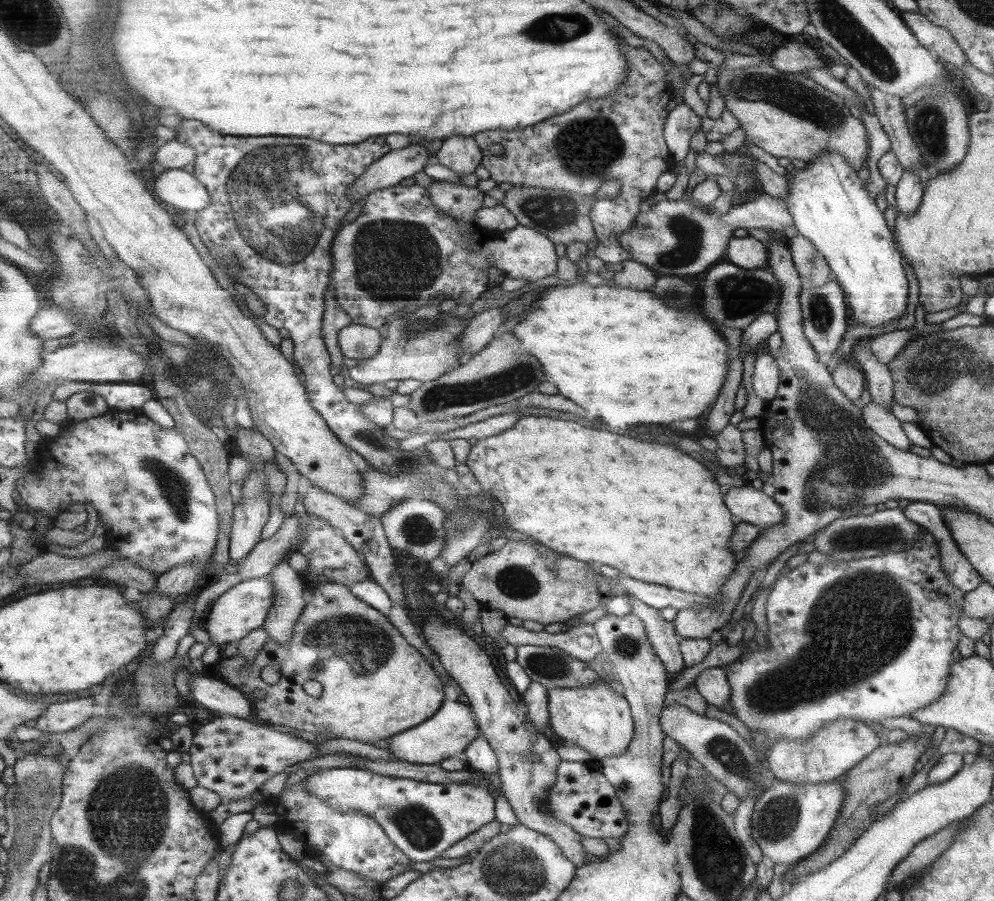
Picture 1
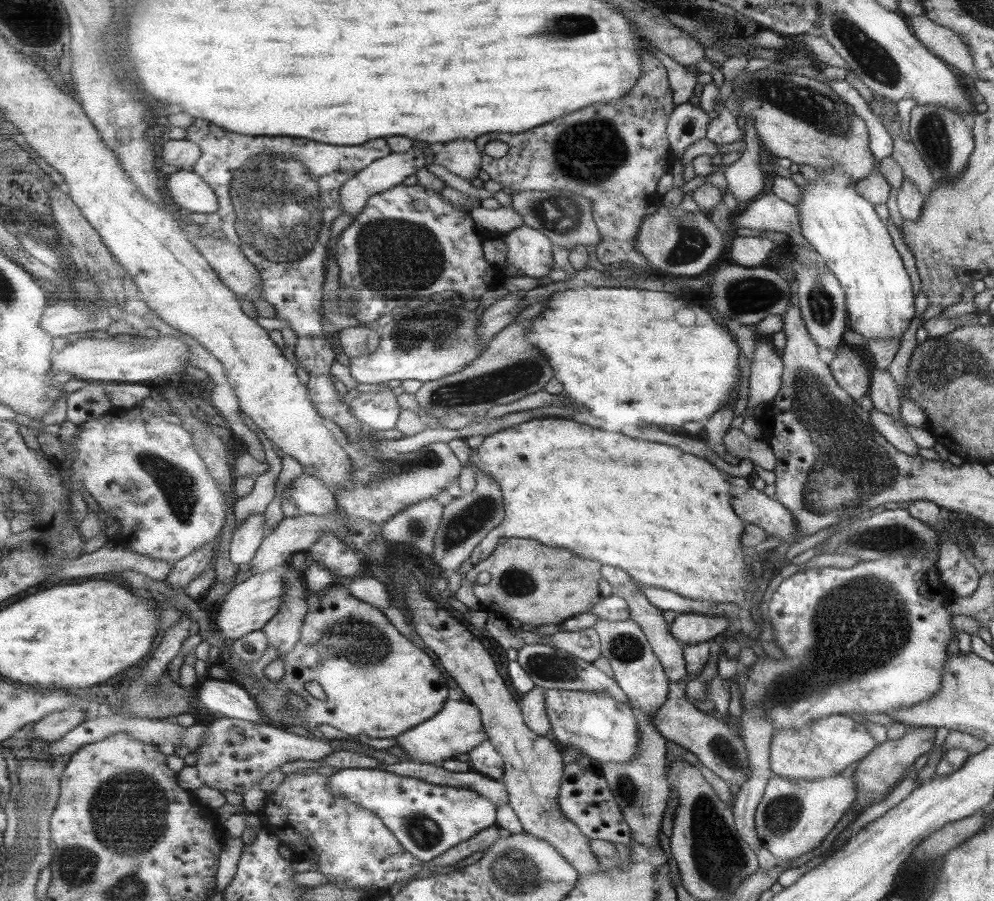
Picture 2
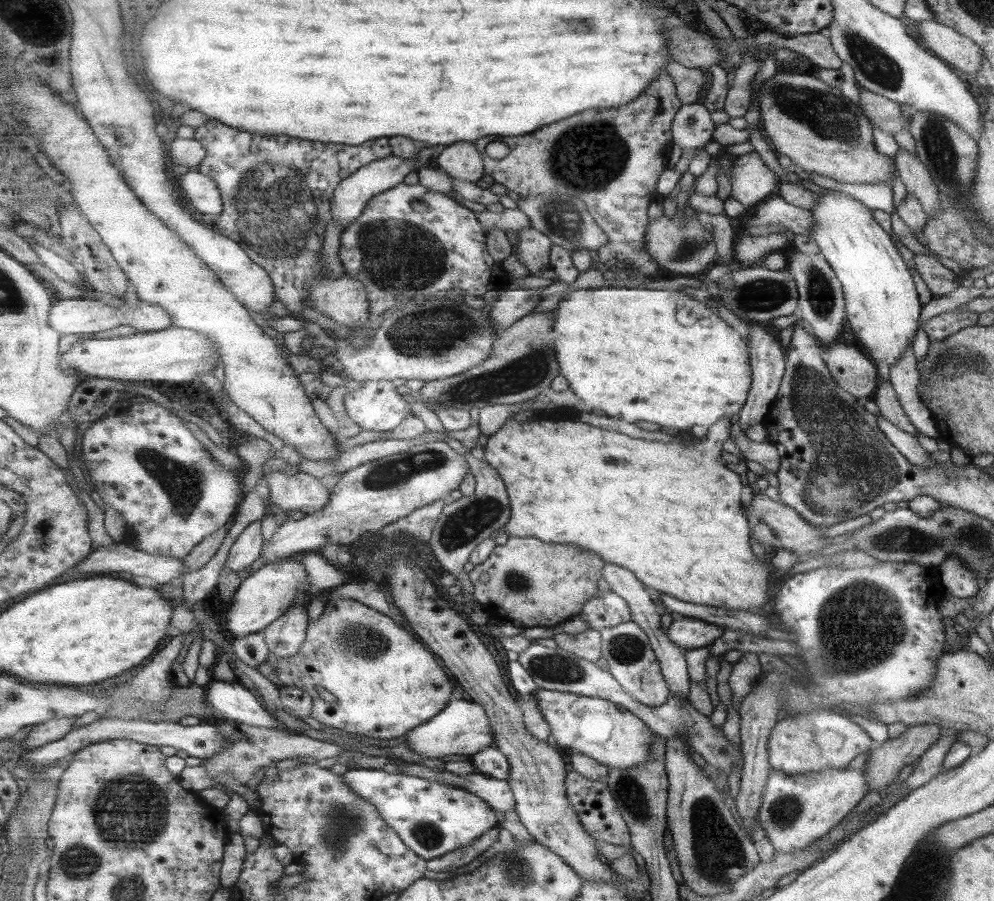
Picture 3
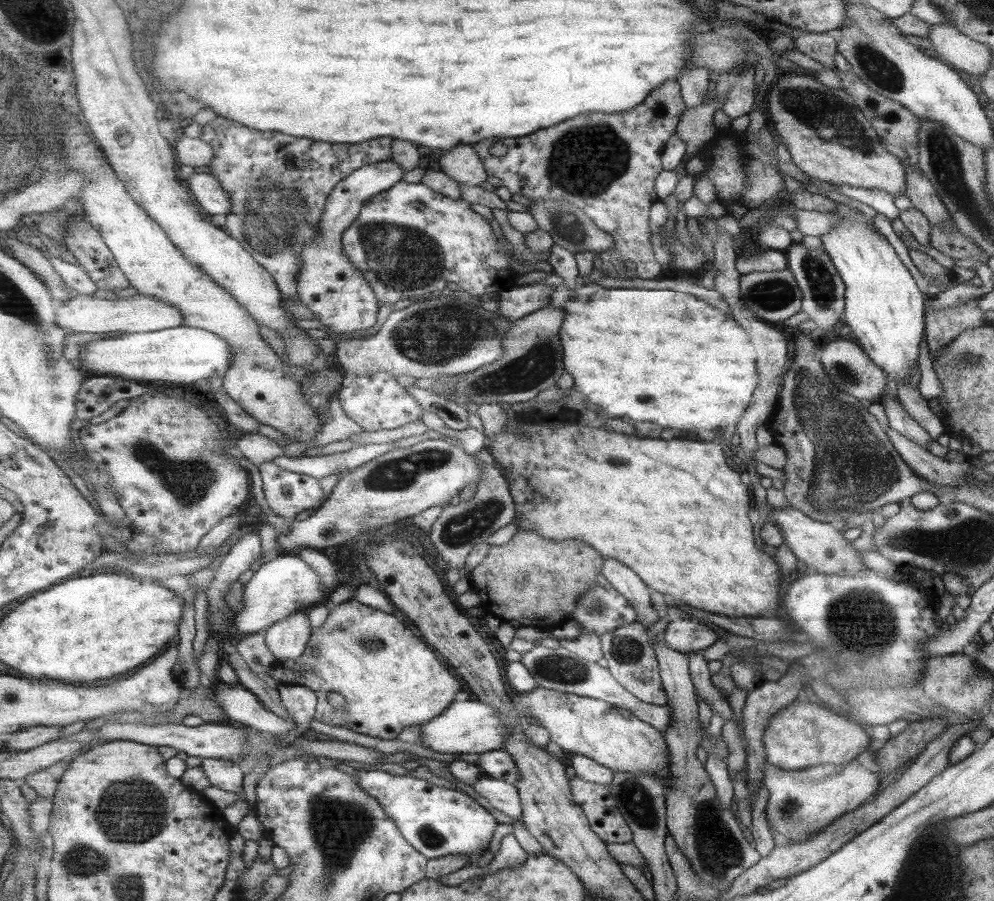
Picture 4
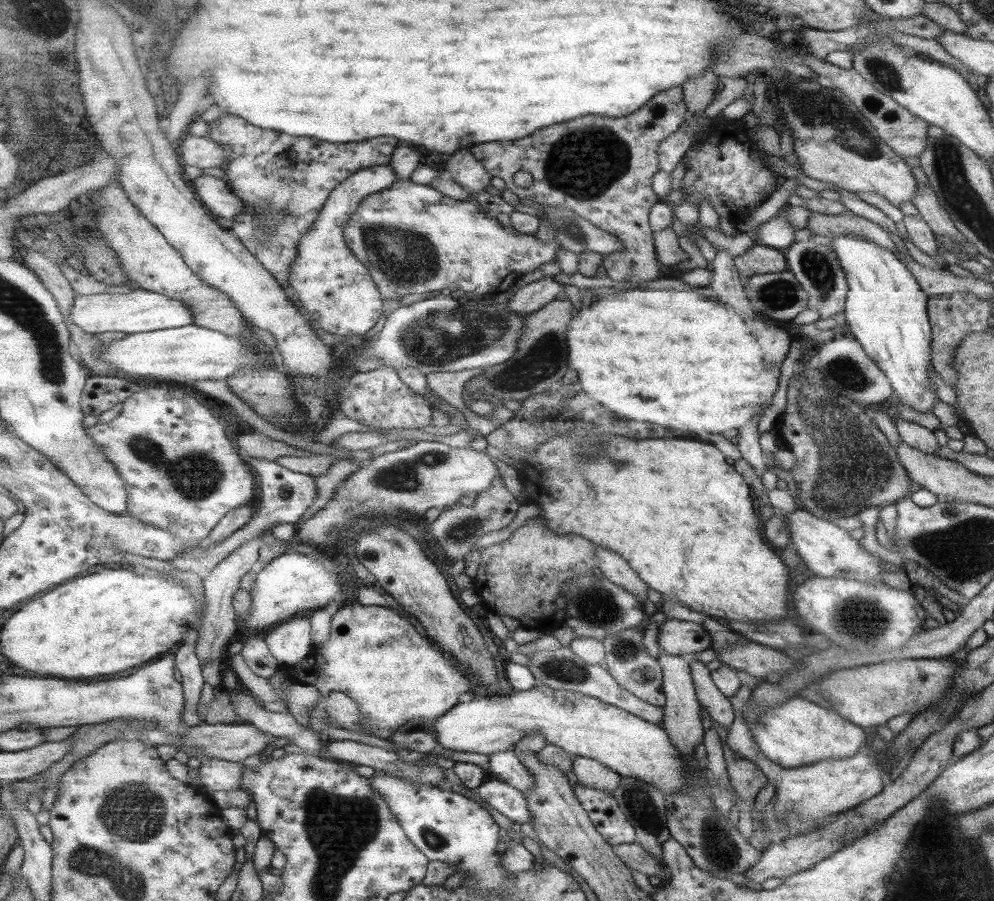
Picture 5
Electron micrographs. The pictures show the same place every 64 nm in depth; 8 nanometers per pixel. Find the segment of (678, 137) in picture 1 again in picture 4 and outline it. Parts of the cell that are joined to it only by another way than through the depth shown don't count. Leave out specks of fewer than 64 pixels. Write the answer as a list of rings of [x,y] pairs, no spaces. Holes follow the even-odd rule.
[[[726,95],[723,98],[723,101],[716,101],[715,103],[709,103],[707,105],[699,105],[695,107],[686,108],[680,115],[675,125],[674,134],[676,134],[686,146],[685,149],[685,161],[690,159],[699,149],[705,148],[708,142],[714,137],[714,134],[717,131],[713,121],[711,120],[713,113],[722,107]]]

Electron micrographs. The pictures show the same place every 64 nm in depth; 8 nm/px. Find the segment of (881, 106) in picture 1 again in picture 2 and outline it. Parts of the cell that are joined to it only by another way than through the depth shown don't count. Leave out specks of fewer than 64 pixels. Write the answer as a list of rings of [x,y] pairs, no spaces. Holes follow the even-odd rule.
[[[898,116],[892,123],[885,121],[882,125],[893,141],[890,157],[901,168],[903,178],[911,181],[916,186],[916,189],[921,193],[926,202],[930,188],[933,188],[933,185],[935,185],[931,172],[925,166],[914,144],[911,141],[905,141],[901,137],[901,130],[899,129],[901,124],[899,123]]]

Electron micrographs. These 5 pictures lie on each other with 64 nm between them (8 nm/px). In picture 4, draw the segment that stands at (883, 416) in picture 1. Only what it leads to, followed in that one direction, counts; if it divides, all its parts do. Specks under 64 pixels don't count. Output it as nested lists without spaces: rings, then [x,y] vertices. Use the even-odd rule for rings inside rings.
[[[889,426],[883,428],[888,440],[899,453],[903,462],[906,462],[909,468],[922,479],[946,487],[956,487],[964,481],[970,465],[967,460],[964,459],[962,462],[945,461],[945,459],[929,453],[925,447],[917,446],[915,442],[897,434]]]

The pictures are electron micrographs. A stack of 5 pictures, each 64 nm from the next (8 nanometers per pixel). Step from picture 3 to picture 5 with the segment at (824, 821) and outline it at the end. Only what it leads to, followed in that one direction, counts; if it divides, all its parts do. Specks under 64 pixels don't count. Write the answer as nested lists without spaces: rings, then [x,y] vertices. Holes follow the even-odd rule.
[[[740,685],[737,692],[728,697],[734,710],[735,718],[728,726],[729,733],[726,734],[726,745],[733,751],[737,751],[744,758],[753,762],[763,773],[769,784],[774,786],[774,801],[770,807],[772,817],[780,816],[782,812],[790,812],[798,818],[825,818],[829,814],[838,814],[853,808],[883,788],[880,781],[881,765],[877,749],[866,745],[867,754],[856,752],[849,758],[828,758],[811,764],[783,768],[772,763],[756,746],[752,734],[742,717],[742,710],[750,698],[752,690],[745,685]]]

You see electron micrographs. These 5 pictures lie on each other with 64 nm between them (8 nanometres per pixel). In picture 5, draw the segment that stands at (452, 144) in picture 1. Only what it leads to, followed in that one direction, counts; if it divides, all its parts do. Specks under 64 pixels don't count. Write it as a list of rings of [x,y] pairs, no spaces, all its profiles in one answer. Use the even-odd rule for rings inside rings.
[[[461,149],[450,155],[443,165],[443,171],[447,171],[459,184],[473,193],[485,191],[491,184],[491,174],[472,149]]]

